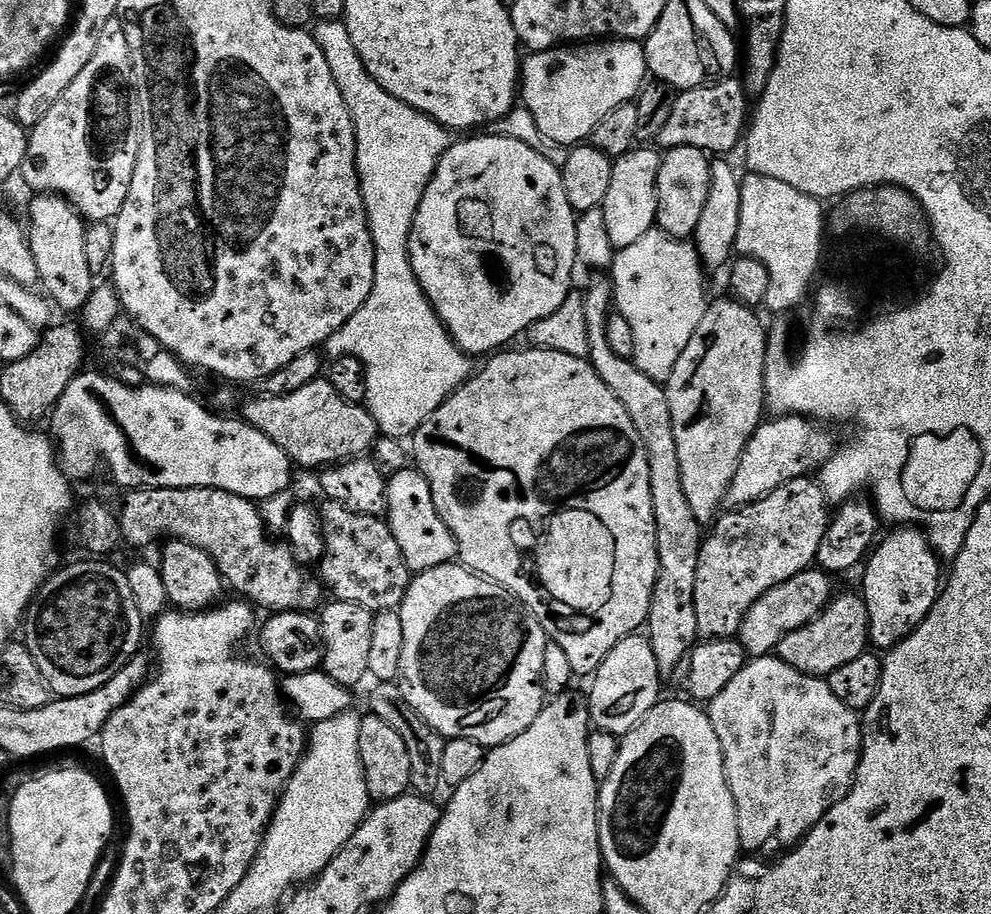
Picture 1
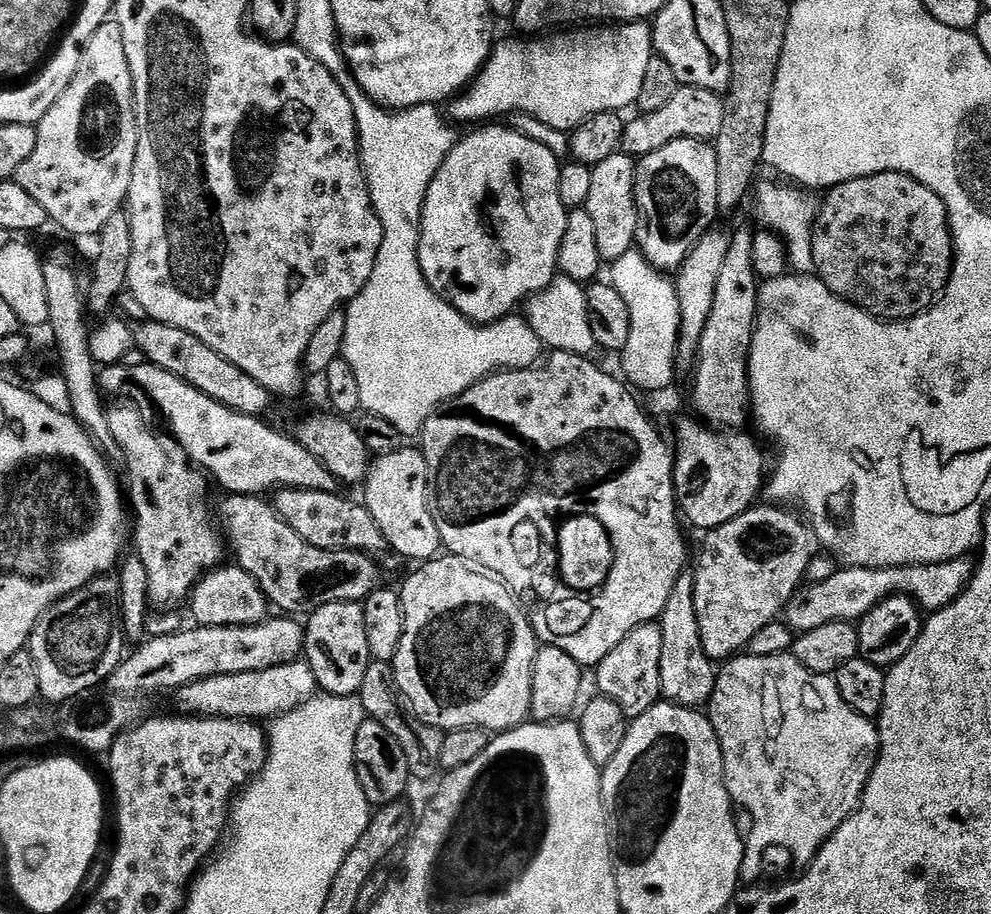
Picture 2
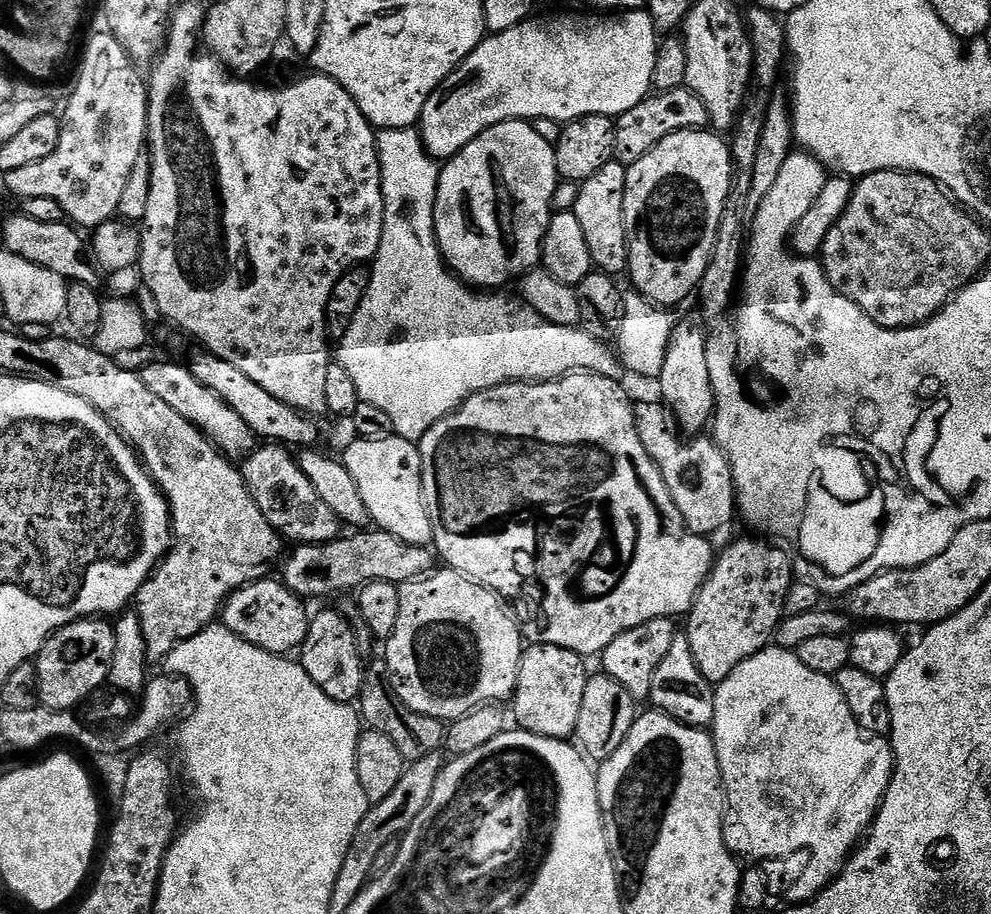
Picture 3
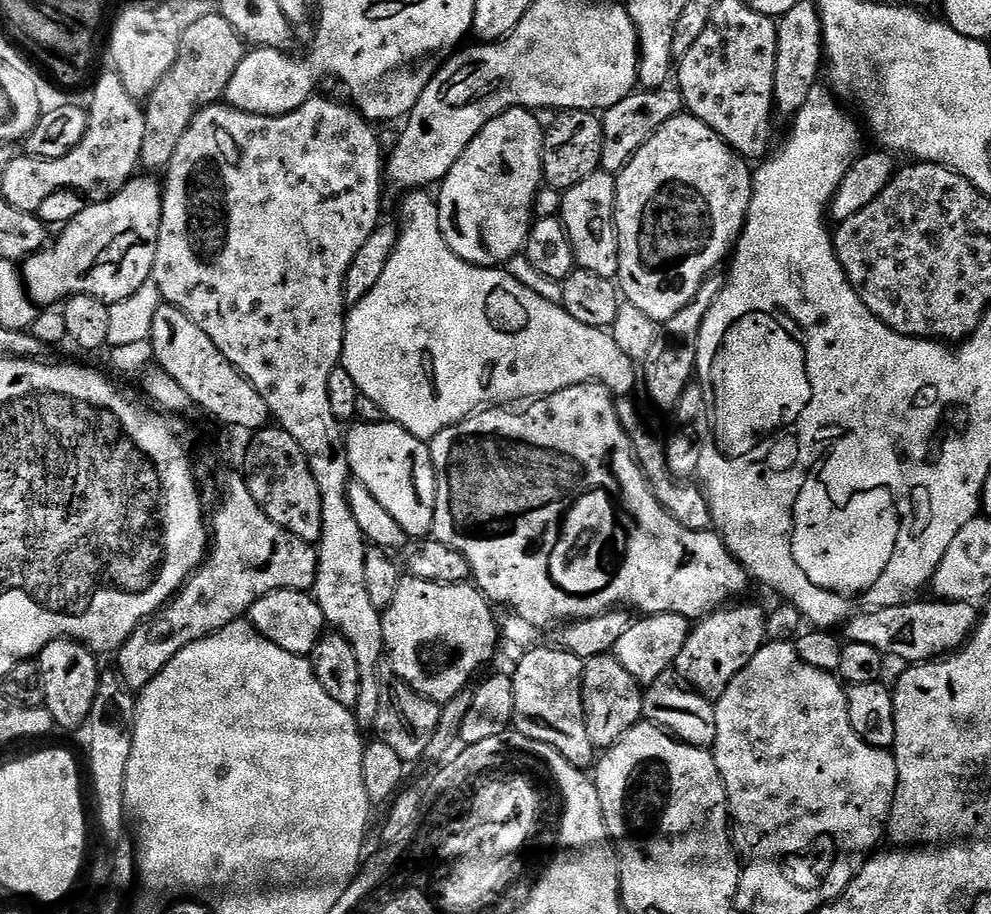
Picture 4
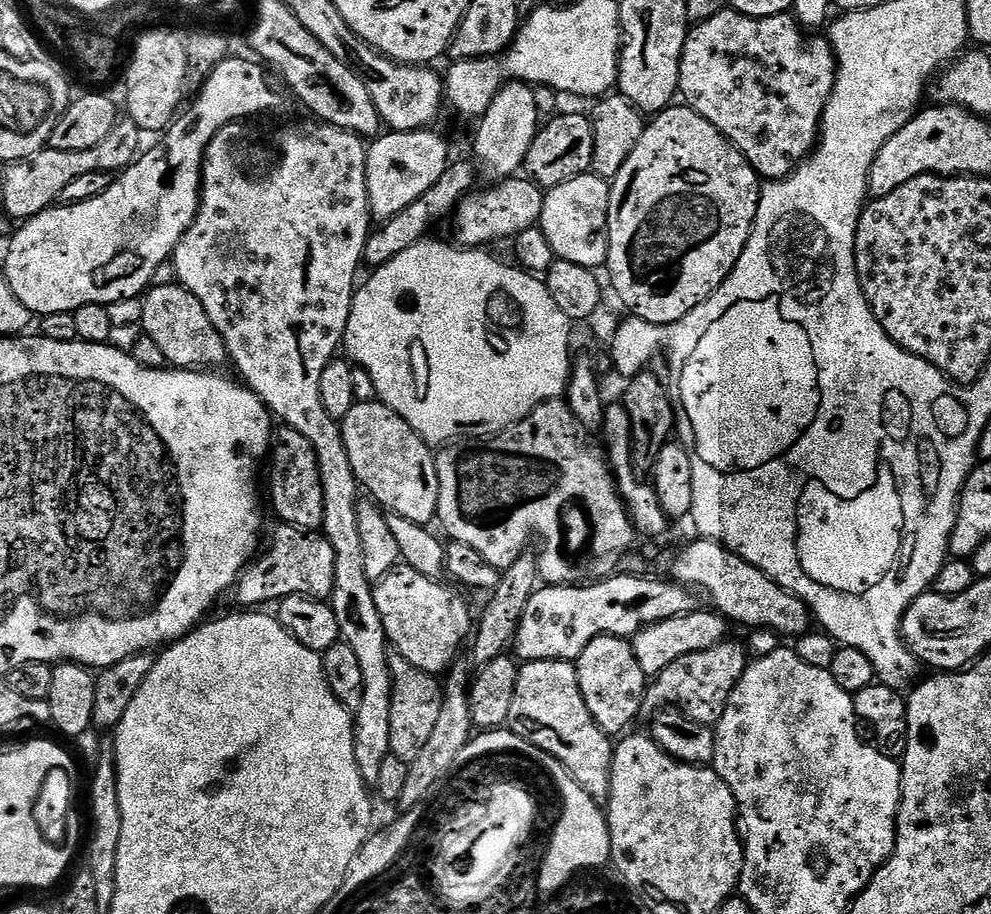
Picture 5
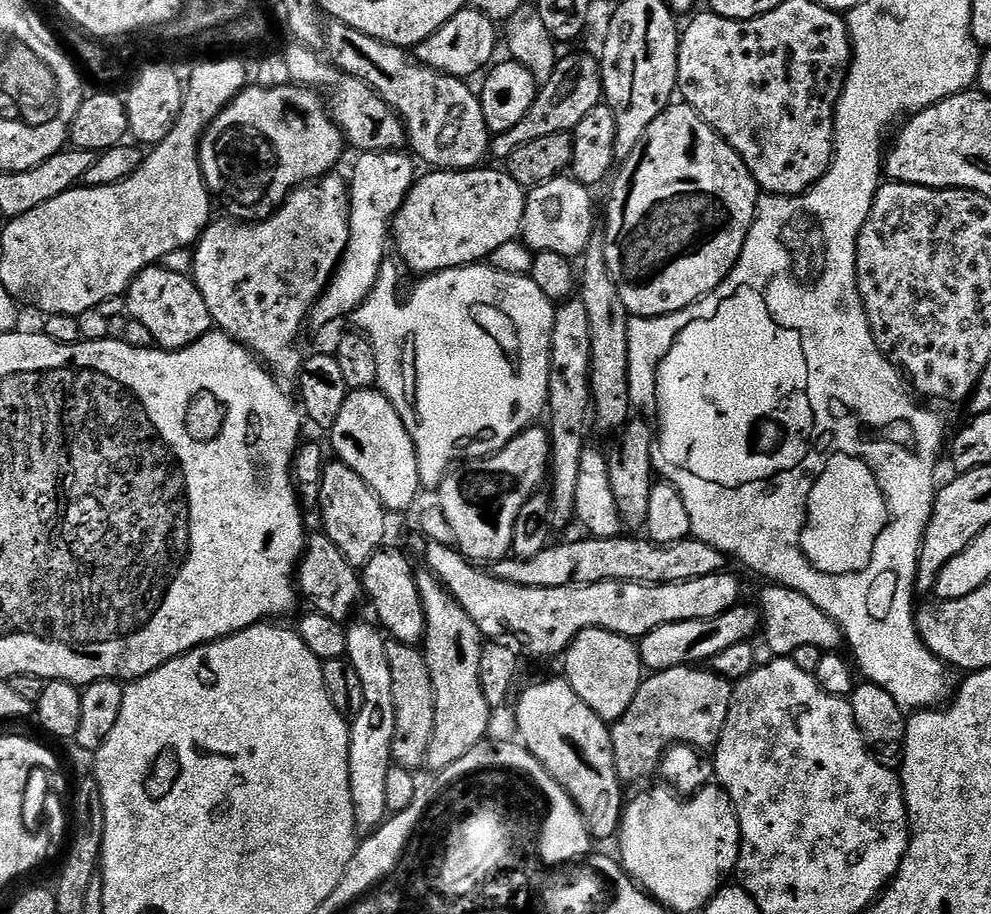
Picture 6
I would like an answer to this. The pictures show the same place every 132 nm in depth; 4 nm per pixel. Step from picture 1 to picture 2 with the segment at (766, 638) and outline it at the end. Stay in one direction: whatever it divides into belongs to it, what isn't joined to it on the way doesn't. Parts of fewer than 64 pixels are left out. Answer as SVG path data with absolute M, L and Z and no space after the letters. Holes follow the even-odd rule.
M968 558L942 564L911 564L901 568L849 568L841 567L834 578L826 582L808 584L793 596L782 616L789 628L799 634L818 630L827 624L859 622L866 613L874 610L886 598L908 596L915 600L925 613L941 612L964 593L972 580L973 561Z

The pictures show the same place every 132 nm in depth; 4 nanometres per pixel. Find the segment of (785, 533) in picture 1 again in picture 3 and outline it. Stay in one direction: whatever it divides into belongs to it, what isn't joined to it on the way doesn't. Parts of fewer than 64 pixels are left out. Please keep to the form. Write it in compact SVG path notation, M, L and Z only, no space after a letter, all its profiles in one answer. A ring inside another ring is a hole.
M768 538L756 539L760 540L736 540L721 556L719 553L715 557L712 572L700 587L696 601L692 603L692 611L686 616L686 635L690 650L694 650L694 662L698 662L698 670L702 670L702 674L714 686L730 678L730 674L734 674L734 670L738 670L738 666L742 666L746 658L769 647L773 643L776 627L786 615L784 600L794 583L792 560L787 552L789 549Z

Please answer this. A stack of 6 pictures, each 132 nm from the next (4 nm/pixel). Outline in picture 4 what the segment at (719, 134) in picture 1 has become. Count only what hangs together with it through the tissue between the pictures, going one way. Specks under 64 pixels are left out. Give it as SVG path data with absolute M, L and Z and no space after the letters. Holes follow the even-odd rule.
M679 87L646 88L632 92L622 102L614 102L614 106L603 109L602 122L602 158L600 167L603 171L619 174L634 158L634 154L656 133L670 118L681 115L685 111L684 99Z

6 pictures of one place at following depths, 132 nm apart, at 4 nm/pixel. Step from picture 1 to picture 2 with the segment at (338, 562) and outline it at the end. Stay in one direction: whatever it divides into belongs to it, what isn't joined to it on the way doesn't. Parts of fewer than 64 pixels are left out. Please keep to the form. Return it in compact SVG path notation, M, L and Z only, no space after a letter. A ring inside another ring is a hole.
M282 488L275 493L274 507L286 526L290 526L298 538L306 538L310 546L318 546L327 552L367 552L373 558L380 558L383 552L387 553L388 543L382 530L378 530L378 522L374 522L370 510L359 499L347 500L340 495L339 491Z

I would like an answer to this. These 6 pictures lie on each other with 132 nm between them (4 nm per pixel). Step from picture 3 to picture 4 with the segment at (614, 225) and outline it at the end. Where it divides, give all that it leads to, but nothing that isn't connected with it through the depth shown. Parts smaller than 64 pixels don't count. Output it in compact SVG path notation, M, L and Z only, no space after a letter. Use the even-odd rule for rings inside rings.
M601 170L578 182L578 186L567 189L560 198L559 217L570 238L577 265L598 274L598 278L615 281L618 274L616 176Z

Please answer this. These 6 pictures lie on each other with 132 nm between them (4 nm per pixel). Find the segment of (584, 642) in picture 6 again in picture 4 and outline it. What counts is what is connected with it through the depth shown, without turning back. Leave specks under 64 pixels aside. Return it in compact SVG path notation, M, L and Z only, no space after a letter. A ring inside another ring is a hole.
M605 654L584 661L584 676L580 680L580 693L584 699L586 734L590 734L590 742L597 750L613 748L618 742L618 738L622 738L622 734L626 734L626 730L630 730L635 724L641 723L644 715L642 686L630 675L626 666L622 666L622 662L616 660L615 655Z

